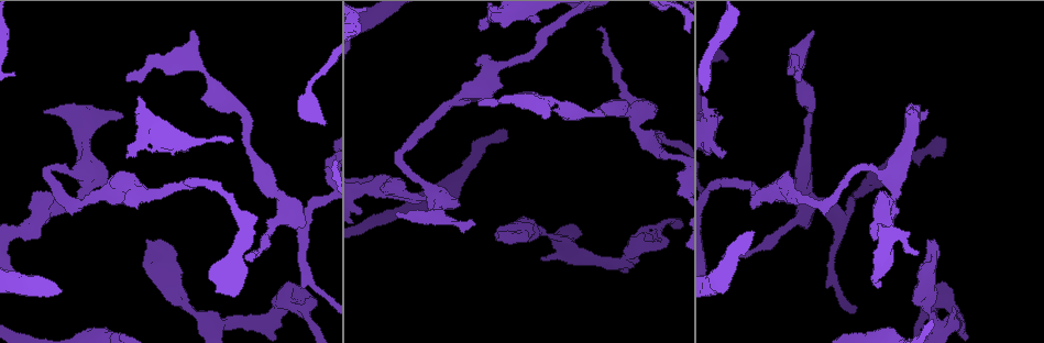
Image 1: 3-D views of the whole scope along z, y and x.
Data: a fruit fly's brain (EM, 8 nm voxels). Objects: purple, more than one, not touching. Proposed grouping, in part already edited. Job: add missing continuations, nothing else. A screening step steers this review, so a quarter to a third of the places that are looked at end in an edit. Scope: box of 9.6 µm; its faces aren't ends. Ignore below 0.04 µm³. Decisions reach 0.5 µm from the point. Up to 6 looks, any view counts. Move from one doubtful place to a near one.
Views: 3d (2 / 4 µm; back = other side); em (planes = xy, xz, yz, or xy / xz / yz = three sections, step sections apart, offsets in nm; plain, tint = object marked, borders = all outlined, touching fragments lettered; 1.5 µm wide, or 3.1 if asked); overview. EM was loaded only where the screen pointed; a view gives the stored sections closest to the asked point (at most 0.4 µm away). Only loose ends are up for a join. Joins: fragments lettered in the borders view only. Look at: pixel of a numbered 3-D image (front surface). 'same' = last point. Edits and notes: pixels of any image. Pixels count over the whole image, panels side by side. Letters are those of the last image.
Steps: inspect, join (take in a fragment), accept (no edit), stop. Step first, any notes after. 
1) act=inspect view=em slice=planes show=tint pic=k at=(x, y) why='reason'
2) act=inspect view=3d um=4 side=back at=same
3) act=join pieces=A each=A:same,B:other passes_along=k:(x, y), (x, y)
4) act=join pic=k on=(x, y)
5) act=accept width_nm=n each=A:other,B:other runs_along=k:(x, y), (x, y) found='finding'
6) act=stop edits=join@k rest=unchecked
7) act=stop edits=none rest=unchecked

act=inspect view=3d um=2 pic=1 at=(724, 155) why='branch stops here'

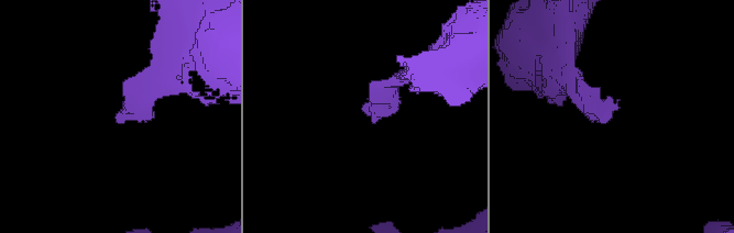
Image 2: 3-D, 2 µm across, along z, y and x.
act=inspect view=em slice=planes show=borders pic=2 at=(603, 123) why='now the EM'

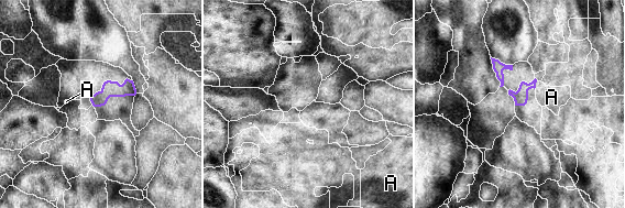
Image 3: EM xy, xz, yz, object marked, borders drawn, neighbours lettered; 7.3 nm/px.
act=accept each=A:other runs_along=3:(130, 83), (95, 102) found='no lettered fragment goes on from it'

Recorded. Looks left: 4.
act=inspect view=3d um=4 pic=1 at=(44, 113) why='stops while still wide'

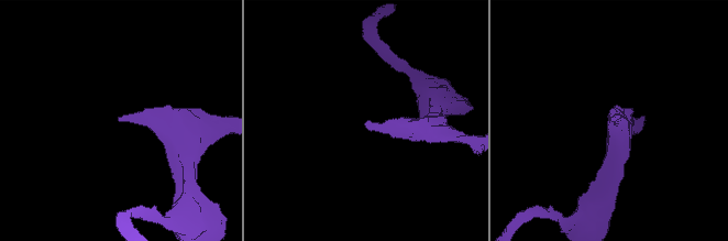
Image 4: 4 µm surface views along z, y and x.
act=inspect view=em slice=xz step=8 show=borders pic=4 at=(367, 124) why='need the tissue'

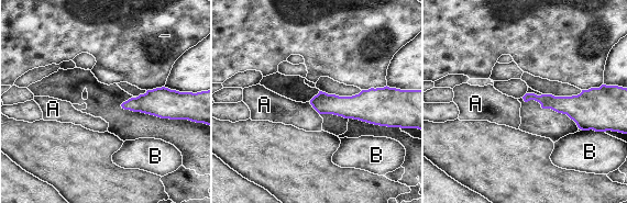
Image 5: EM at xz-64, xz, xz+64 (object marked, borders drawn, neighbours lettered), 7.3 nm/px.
act=accept each=A:other,B:other border=5:(309, 102), (319, 114) found='none of them fits'

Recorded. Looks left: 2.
act=inspect view=em slice=planes show=borders pic=1 at=(723, 254) why='tapers out'

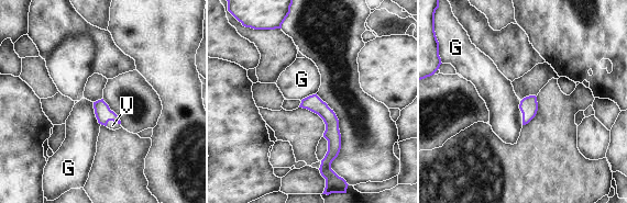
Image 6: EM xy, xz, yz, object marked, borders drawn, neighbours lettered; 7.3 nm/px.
act=join pic=6 on=(112, 125) width_nm=120 each=G:other,V:same passes_along=6:(103, 114), (112, 120), (112, 125) found='it goes on there'

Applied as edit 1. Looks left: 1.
act=stop edits=join@6 rest=unchecked

